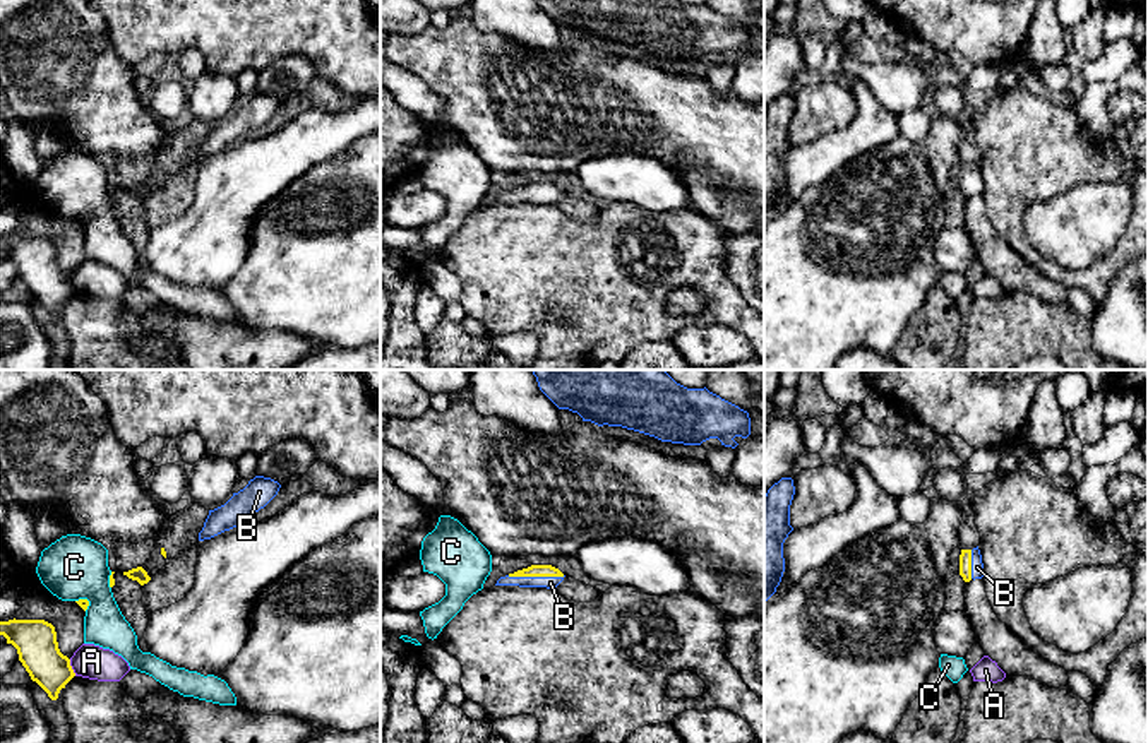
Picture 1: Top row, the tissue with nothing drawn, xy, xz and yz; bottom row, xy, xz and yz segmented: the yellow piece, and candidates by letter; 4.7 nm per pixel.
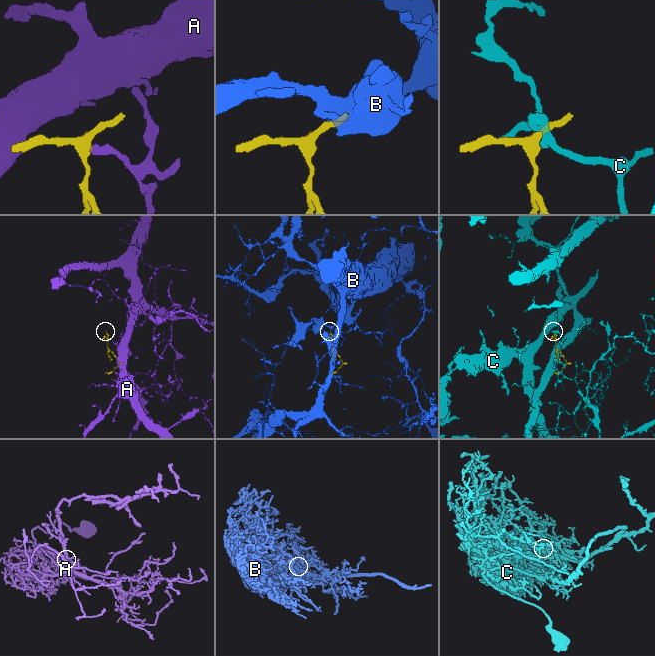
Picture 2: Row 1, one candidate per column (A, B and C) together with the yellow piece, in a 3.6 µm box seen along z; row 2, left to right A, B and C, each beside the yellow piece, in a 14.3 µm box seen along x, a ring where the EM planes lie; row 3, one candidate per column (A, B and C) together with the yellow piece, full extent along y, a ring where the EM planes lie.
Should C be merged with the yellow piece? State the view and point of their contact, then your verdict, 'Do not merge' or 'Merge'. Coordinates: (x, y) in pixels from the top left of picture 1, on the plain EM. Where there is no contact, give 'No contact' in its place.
Touches yellow at xy (86, 216). Do not merge

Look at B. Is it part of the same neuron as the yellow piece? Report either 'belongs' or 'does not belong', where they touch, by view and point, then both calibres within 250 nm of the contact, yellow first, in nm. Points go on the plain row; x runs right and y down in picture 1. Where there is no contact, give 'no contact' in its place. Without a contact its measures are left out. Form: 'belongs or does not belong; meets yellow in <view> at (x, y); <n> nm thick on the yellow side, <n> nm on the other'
belongs; meets yellow in xz at (537, 192); 60 nm thick on the yellow side, 60 nm on the other

